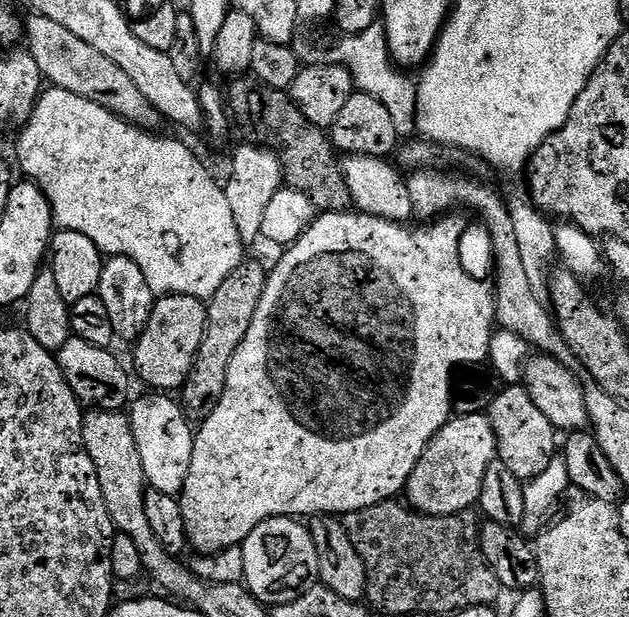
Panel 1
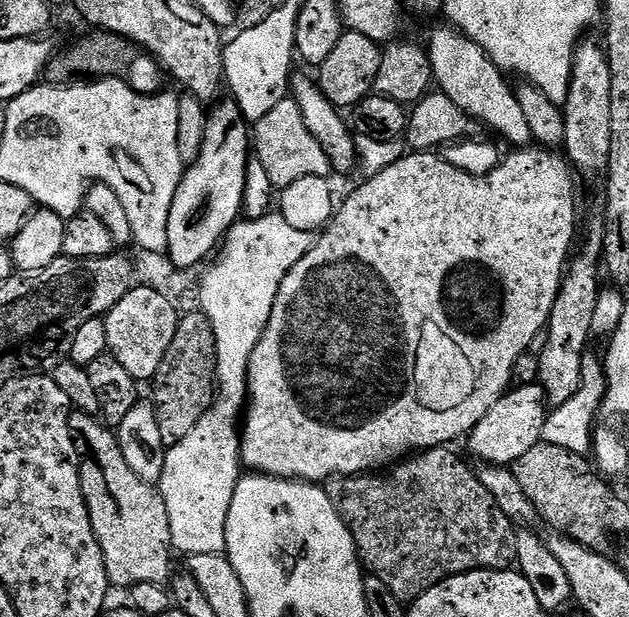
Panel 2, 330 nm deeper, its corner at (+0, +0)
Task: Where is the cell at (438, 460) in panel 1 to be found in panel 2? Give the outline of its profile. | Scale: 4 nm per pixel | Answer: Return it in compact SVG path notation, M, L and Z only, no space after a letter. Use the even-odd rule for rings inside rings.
M539 383L512 388L494 406L490 406L486 418L472 428L466 440L468 448L478 459L484 460L480 462L485 465L511 466L518 458L522 458L522 454L526 454L526 450L541 443L542 426L549 411L544 390Z

